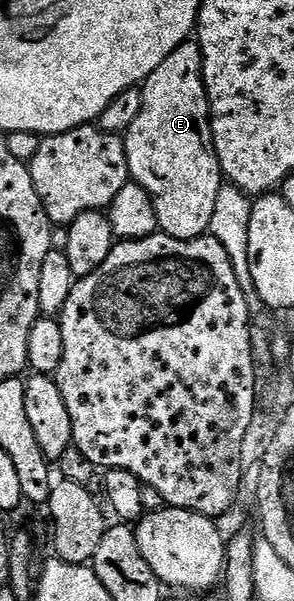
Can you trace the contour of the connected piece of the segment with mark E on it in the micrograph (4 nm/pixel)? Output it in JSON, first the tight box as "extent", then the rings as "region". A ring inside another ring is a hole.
{"extent":[124,43,224,241],"region":[[[187,43],[176,47],[176,51],[172,51],[172,55],[168,55],[164,59],[164,63],[160,63],[160,67],[156,67],[156,71],[152,71],[152,75],[146,78],[141,86],[141,91],[144,107],[140,107],[140,115],[136,115],[136,123],[132,123],[132,127],[127,129],[124,134],[130,176],[138,182],[140,187],[144,187],[144,191],[148,191],[148,195],[153,199],[159,230],[181,241],[193,241],[194,238],[203,236],[209,230],[212,223],[212,211],[216,211],[216,195],[220,195],[224,184],[222,164],[218,161],[218,156],[214,150],[214,132],[210,130],[210,100],[202,74],[202,48],[197,43]]]}

